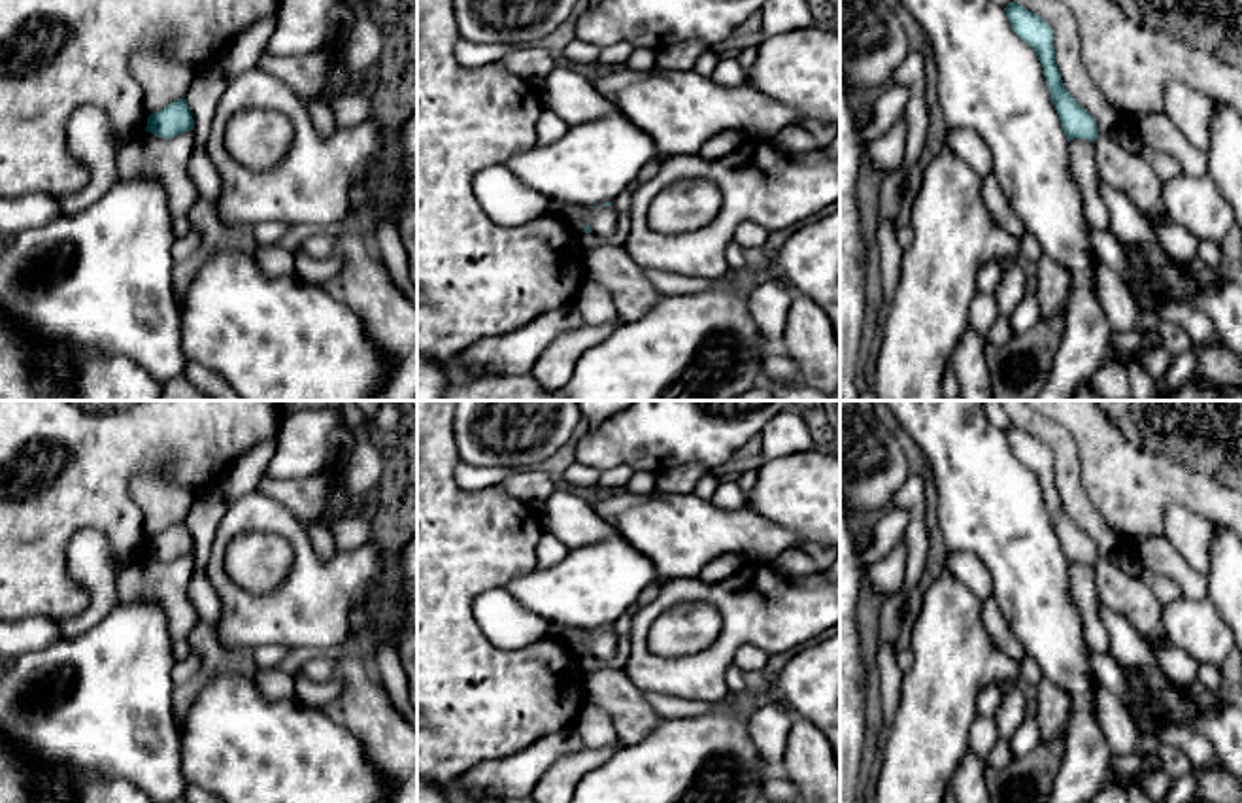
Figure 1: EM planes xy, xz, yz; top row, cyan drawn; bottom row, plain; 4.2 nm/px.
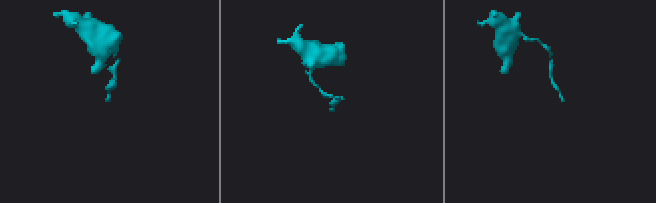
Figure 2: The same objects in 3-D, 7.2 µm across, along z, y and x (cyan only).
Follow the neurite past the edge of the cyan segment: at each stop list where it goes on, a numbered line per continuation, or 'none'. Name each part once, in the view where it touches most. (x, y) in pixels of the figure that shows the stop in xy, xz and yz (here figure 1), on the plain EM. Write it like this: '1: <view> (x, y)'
none

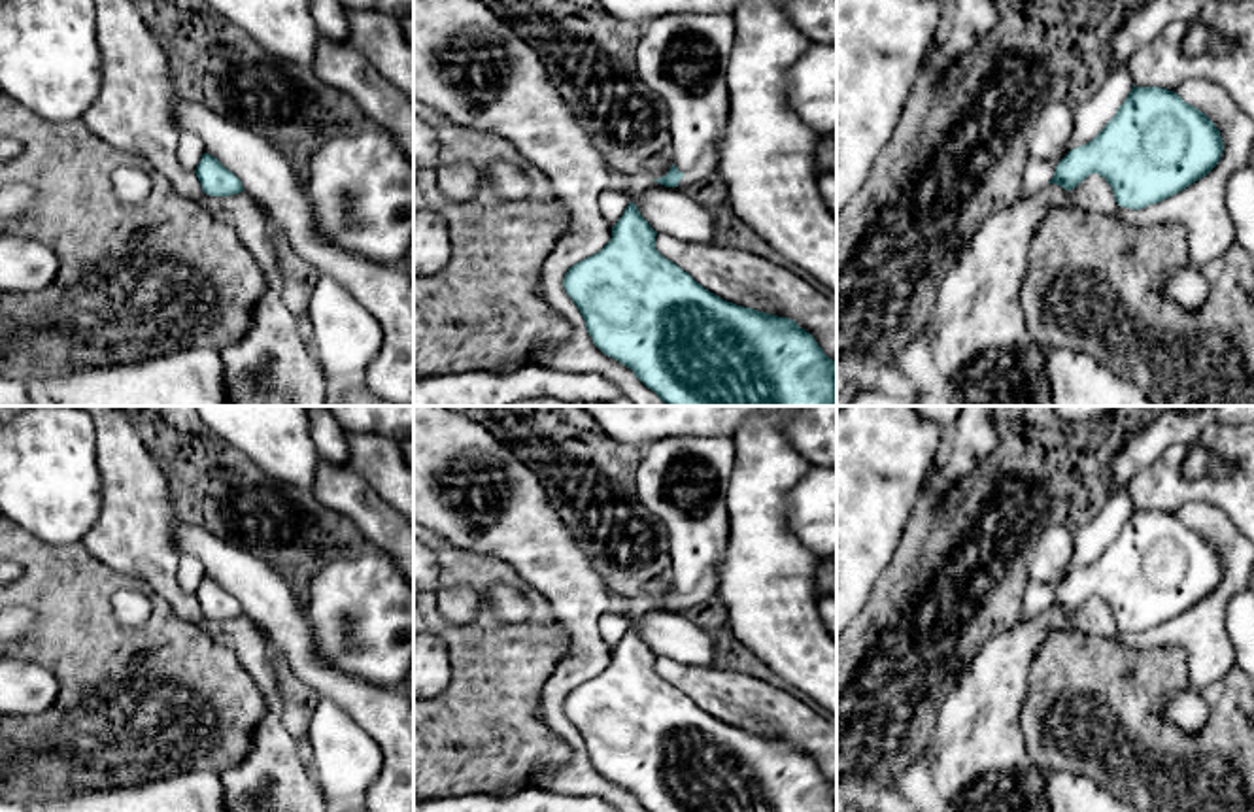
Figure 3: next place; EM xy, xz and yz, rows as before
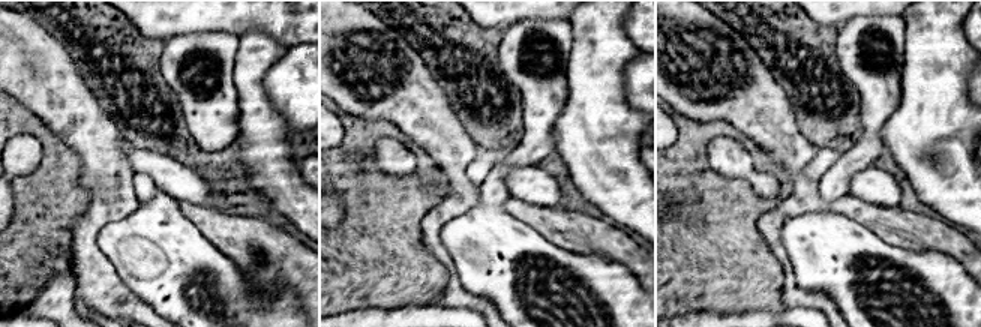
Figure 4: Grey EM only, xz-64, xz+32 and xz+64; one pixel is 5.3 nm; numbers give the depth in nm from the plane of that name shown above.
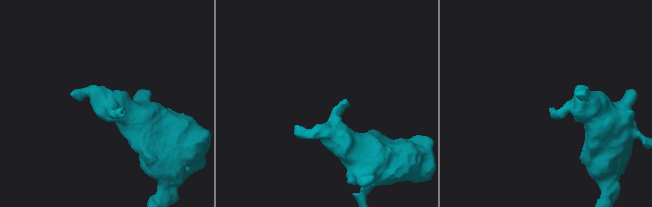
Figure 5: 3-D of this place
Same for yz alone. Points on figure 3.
none

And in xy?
none

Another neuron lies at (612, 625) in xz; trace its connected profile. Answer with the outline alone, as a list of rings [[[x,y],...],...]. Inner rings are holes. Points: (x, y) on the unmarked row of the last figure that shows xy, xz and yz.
[[[606,610],[599,621],[604,642],[614,650],[629,629],[629,621],[619,612]]]

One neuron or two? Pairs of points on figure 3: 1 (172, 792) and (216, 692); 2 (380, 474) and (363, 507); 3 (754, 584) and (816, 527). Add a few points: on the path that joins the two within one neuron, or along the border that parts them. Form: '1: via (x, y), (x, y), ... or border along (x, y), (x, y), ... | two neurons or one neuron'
1: border along (218, 773), (180, 771), (138, 784) | two neurons
2: border along (348, 465), (393, 508) | two neurons
3: border along (786, 501), (790, 531), (816, 556) | two neurons

